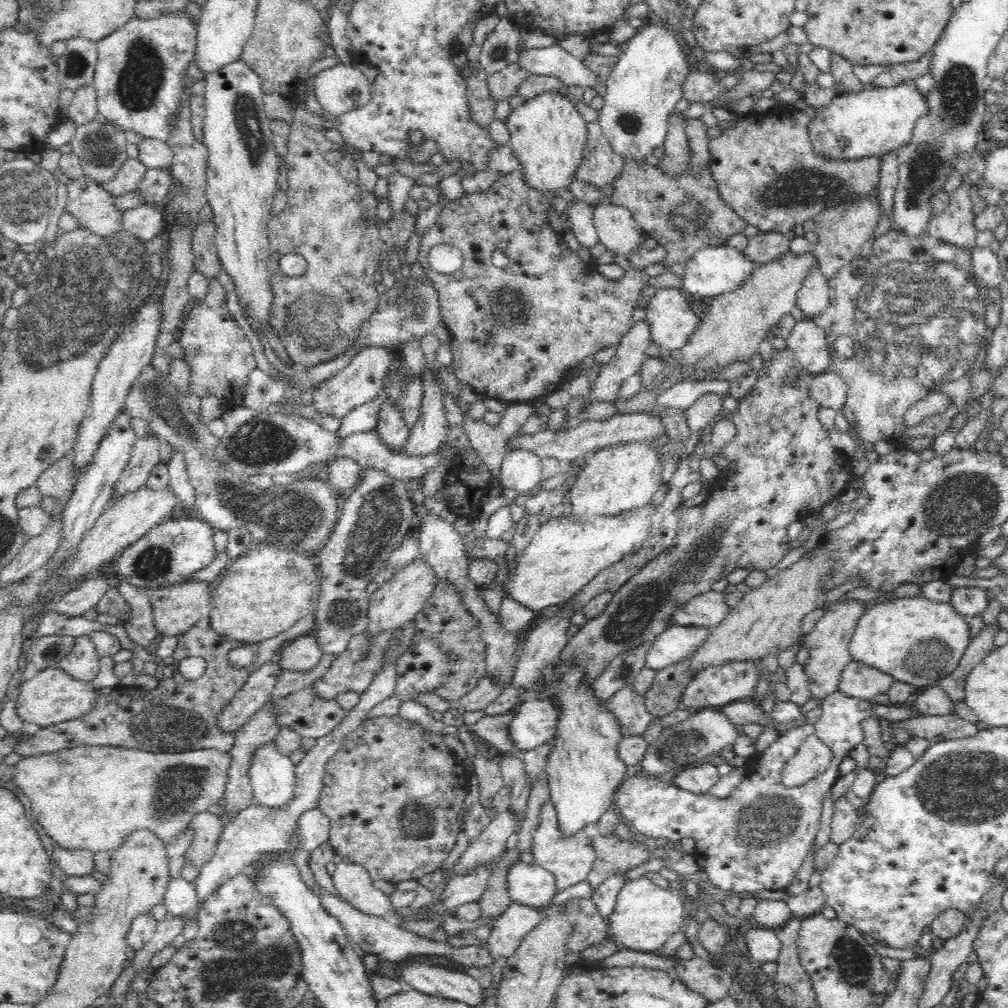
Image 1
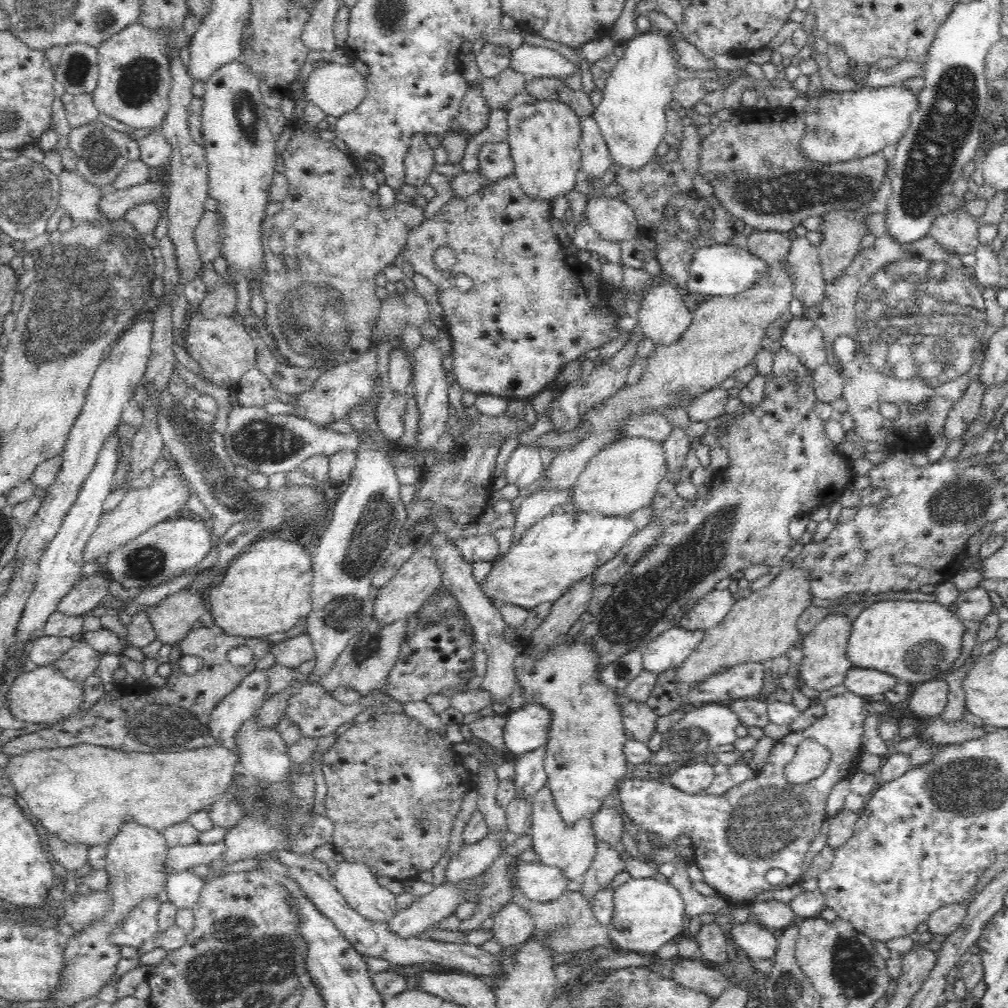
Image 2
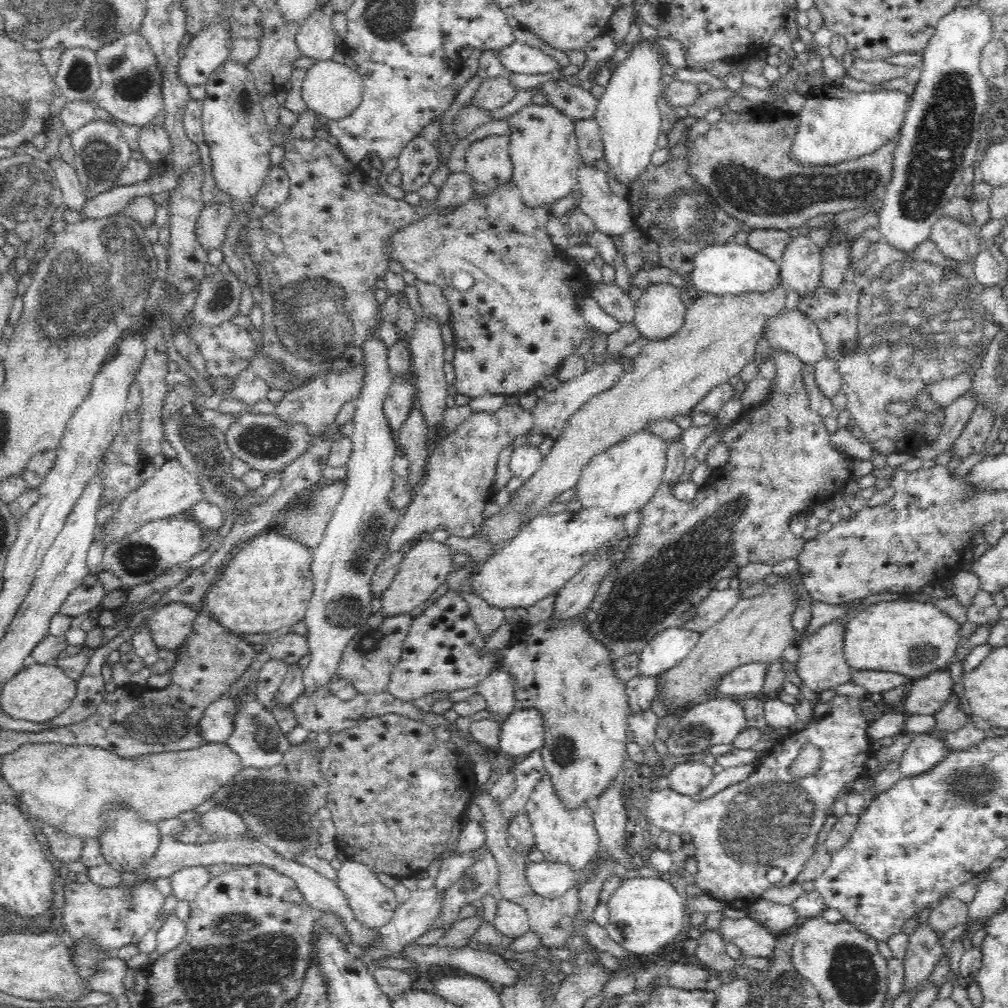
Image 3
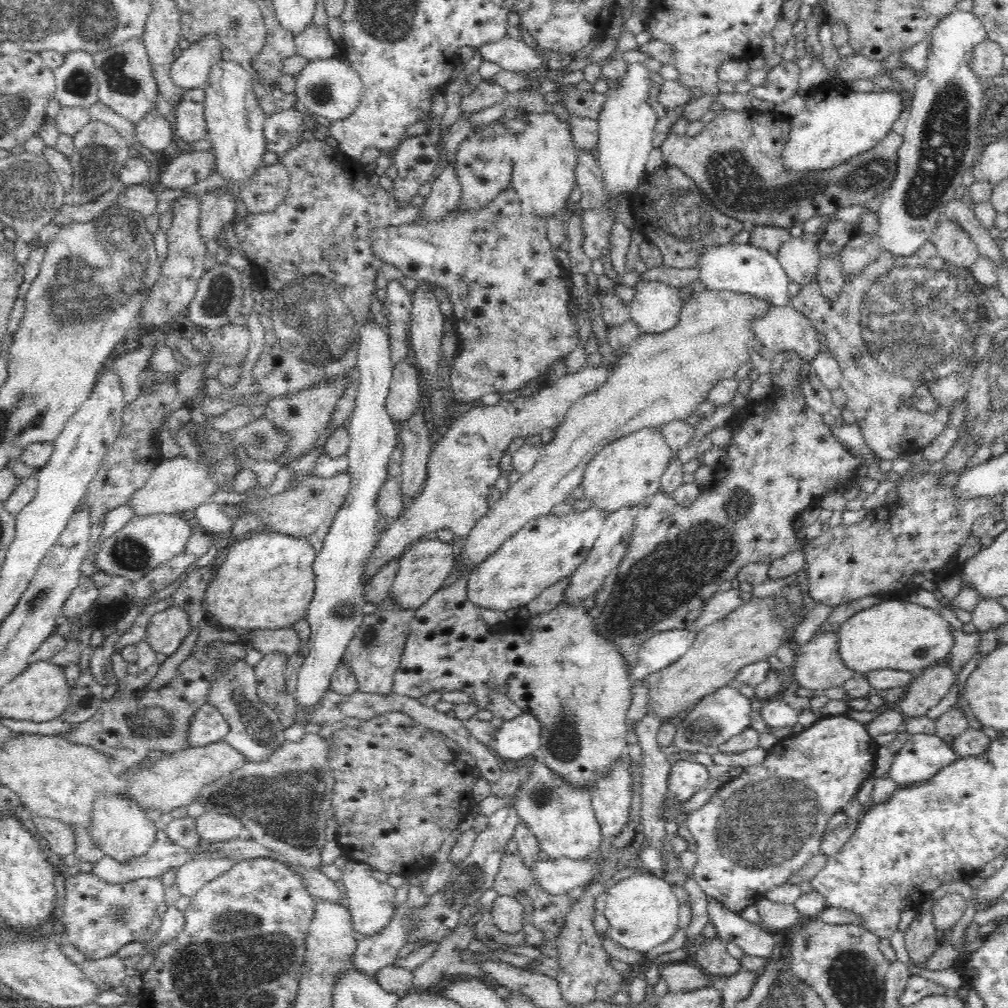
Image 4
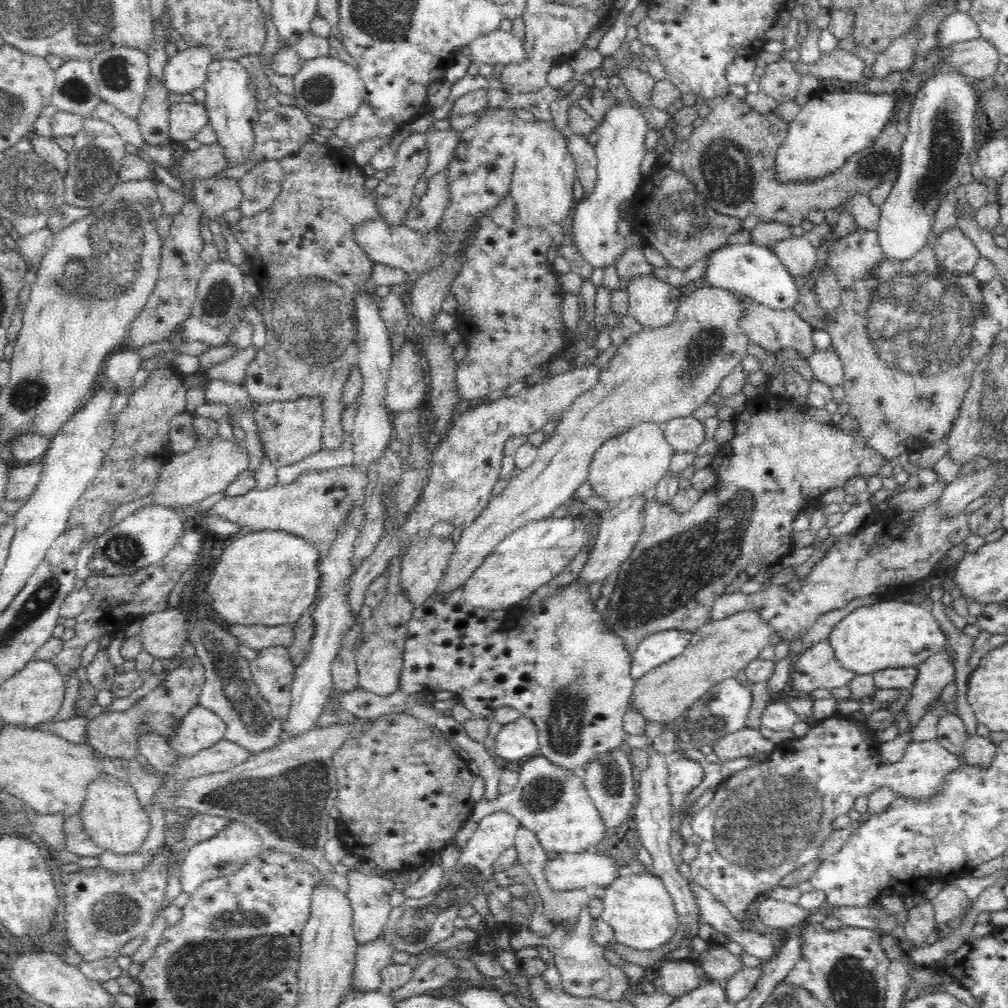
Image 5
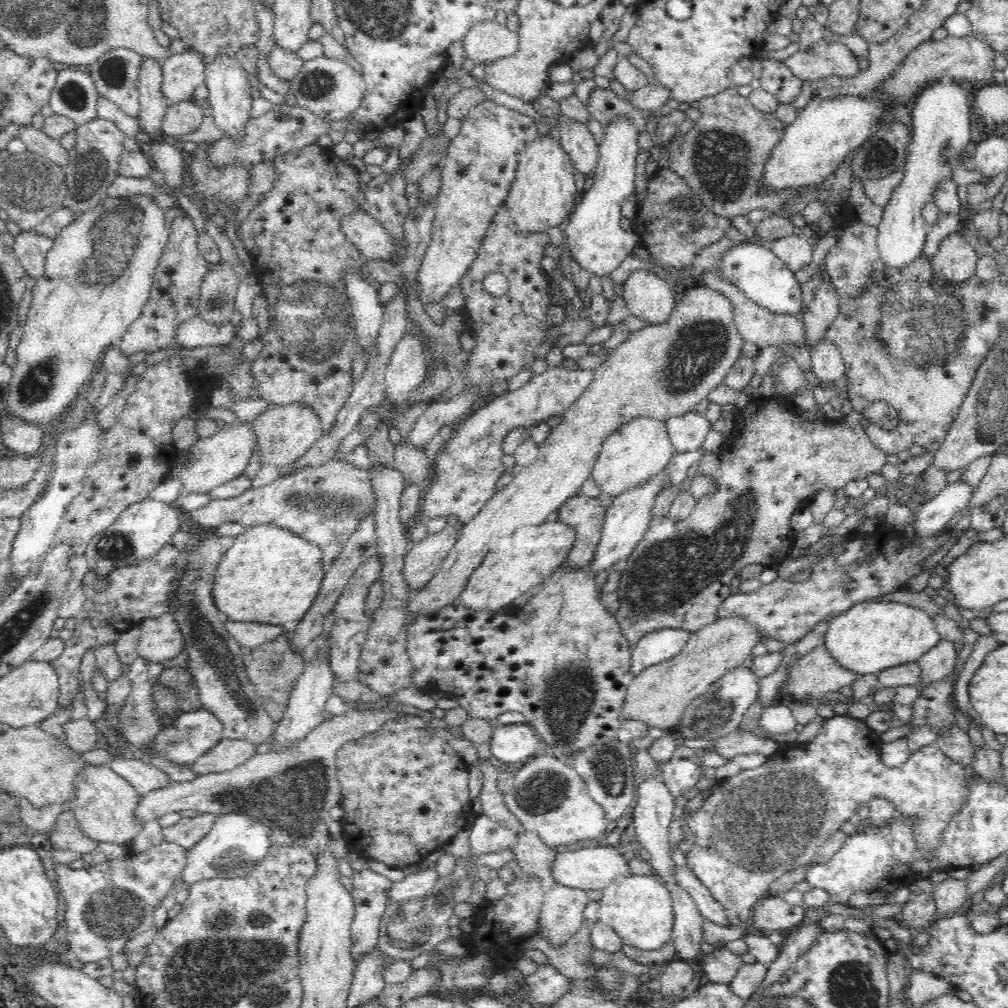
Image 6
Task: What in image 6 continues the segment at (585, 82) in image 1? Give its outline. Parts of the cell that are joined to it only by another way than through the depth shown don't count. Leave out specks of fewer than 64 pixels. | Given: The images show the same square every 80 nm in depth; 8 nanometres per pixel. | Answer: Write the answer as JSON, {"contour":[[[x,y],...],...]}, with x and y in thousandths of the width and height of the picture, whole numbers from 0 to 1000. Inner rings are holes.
{"contour":[[[480,20],[462,32],[458,44],[464,58],[479,63],[512,53],[513,34],[491,20]]]}

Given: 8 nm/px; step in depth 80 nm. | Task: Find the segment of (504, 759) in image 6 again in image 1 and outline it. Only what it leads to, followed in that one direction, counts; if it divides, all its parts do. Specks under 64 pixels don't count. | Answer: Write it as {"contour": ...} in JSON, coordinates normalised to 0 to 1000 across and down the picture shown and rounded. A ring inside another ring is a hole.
{"contour":[[[548,694],[520,696],[513,702],[512,711],[505,718],[504,730],[511,744],[520,746],[535,741],[551,730],[557,706]]]}

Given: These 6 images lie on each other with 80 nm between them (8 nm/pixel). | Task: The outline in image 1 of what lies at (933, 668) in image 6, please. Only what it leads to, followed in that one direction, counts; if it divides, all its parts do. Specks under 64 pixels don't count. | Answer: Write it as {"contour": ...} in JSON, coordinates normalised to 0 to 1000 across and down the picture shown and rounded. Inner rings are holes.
{"contour":[[[932,680],[912,684],[903,697],[917,710],[938,710],[947,702],[943,691]]]}

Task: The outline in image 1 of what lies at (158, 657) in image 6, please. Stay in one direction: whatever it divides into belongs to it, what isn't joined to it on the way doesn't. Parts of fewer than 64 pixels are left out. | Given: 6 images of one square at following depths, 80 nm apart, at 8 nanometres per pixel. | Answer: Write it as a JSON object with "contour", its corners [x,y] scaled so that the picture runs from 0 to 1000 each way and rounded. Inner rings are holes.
{"contour":[[[185,575],[185,577],[173,580],[165,580],[159,584],[146,585],[152,604],[154,623],[161,630],[179,633],[188,623],[196,619],[198,615],[207,612],[209,605],[209,587],[211,580],[196,575]]]}

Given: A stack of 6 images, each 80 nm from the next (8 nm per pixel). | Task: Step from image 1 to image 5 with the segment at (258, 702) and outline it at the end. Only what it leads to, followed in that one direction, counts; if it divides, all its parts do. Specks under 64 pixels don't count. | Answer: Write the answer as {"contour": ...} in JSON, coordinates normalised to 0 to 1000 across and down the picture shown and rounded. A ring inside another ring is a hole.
{"contour":[[[195,699],[182,712],[175,726],[167,732],[167,740],[177,752],[186,752],[208,742],[222,732],[224,717],[210,704]]]}

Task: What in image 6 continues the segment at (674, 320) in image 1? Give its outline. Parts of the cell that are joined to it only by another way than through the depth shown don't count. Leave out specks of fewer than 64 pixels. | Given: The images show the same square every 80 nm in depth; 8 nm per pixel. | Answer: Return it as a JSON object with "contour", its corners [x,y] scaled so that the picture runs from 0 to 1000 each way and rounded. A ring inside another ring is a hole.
{"contour":[[[629,269],[618,281],[616,291],[624,312],[644,322],[663,317],[671,304],[665,277],[648,269]]]}

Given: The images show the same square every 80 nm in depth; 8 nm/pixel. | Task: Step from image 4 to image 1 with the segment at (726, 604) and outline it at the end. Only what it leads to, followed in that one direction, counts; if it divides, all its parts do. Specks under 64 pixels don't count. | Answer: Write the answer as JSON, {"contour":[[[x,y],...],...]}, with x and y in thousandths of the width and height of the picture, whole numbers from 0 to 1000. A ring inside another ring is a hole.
{"contour":[[[703,586],[687,593],[679,603],[667,611],[667,618],[676,621],[708,623],[714,620],[724,607],[718,587]]]}

